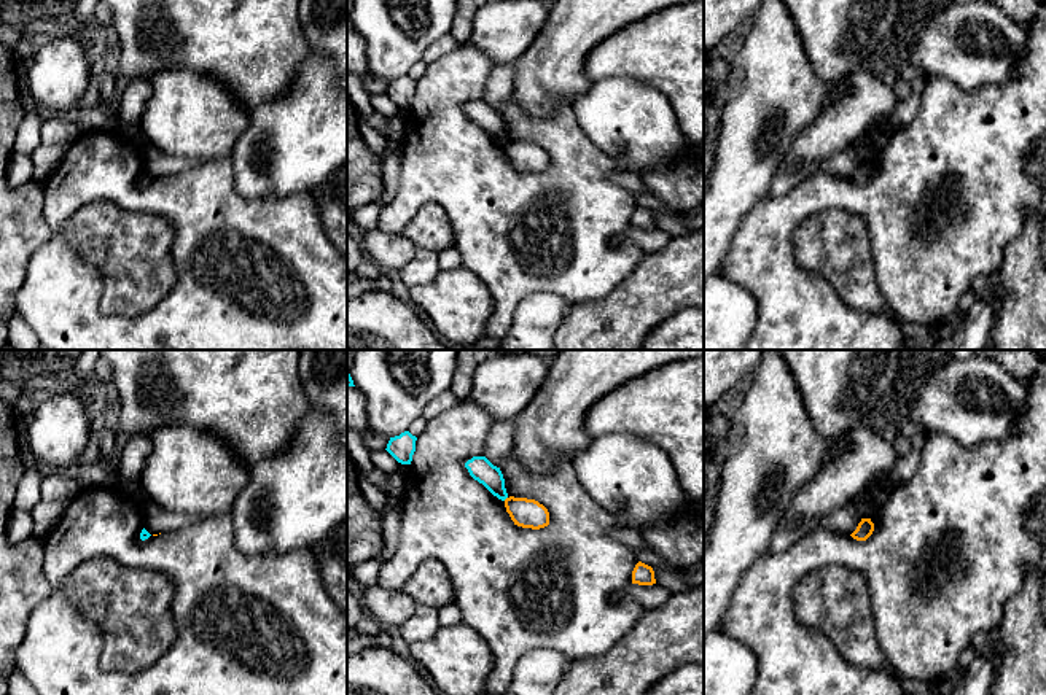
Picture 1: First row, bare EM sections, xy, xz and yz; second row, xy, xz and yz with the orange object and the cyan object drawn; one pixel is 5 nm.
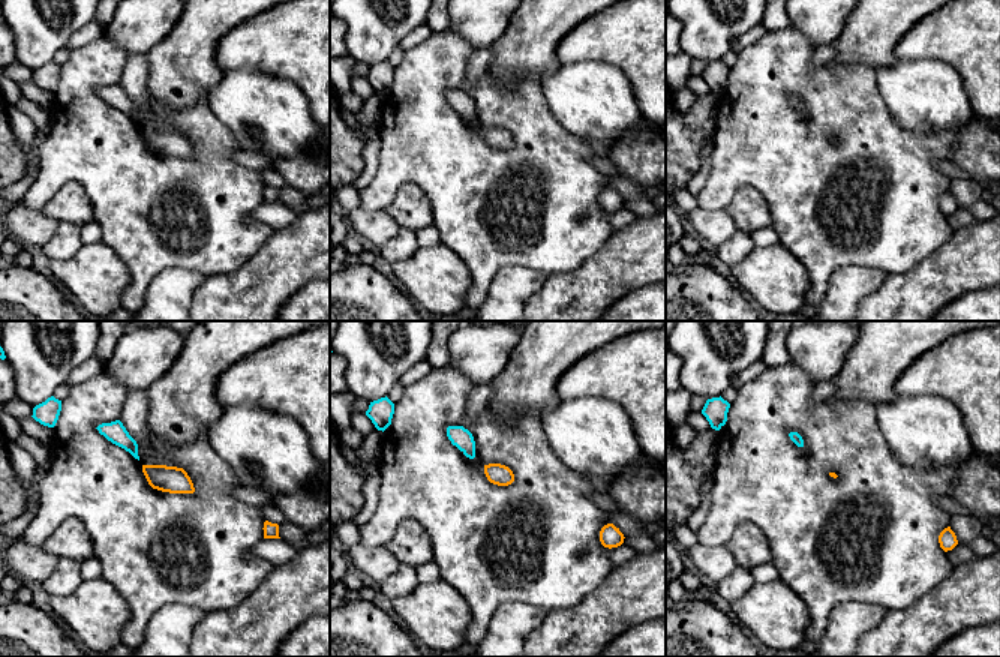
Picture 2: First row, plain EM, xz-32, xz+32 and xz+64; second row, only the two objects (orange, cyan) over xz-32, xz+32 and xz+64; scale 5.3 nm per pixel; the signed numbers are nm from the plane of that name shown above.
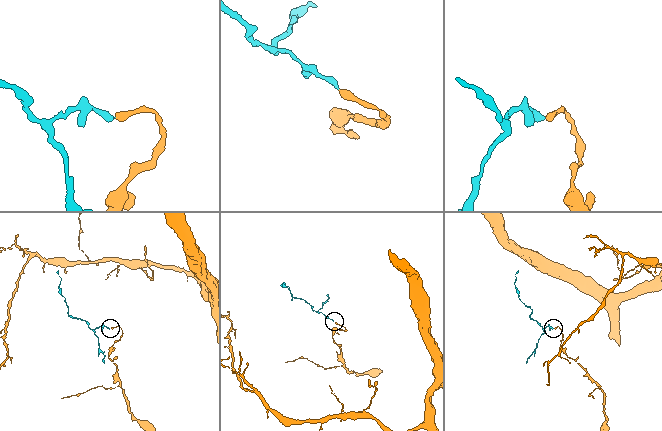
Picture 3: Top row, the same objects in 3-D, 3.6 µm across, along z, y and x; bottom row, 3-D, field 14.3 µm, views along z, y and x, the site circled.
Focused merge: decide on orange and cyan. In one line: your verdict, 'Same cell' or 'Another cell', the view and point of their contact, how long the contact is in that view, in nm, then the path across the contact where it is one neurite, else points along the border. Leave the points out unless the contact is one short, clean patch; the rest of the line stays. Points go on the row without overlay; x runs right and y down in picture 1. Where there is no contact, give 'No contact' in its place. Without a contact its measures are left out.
Another cell. No contact

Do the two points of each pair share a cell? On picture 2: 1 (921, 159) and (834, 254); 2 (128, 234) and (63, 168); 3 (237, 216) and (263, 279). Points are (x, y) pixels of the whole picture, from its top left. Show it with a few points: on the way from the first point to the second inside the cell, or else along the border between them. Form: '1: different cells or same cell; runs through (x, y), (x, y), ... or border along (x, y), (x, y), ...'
1: same cell; runs through (891, 191), (882, 236), (865, 246)
2: same cell; runs through (125, 213), (84, 173)
3: different cells; border along (275, 230), (237, 269), (222, 273)

